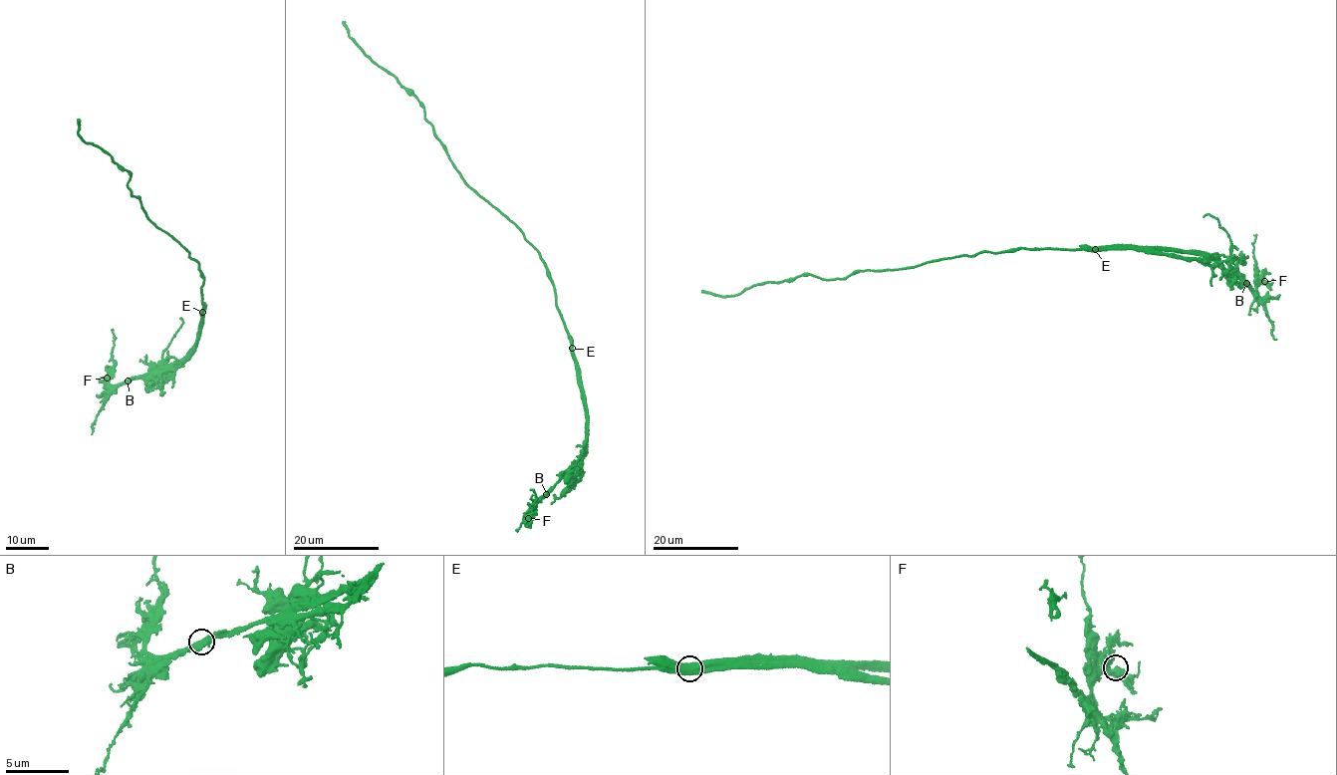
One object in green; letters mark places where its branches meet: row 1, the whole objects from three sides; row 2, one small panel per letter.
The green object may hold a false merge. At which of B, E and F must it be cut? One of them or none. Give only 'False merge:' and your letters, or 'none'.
False merge: E

